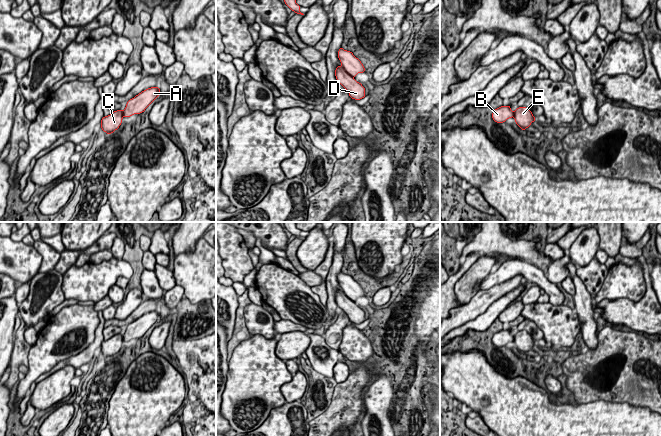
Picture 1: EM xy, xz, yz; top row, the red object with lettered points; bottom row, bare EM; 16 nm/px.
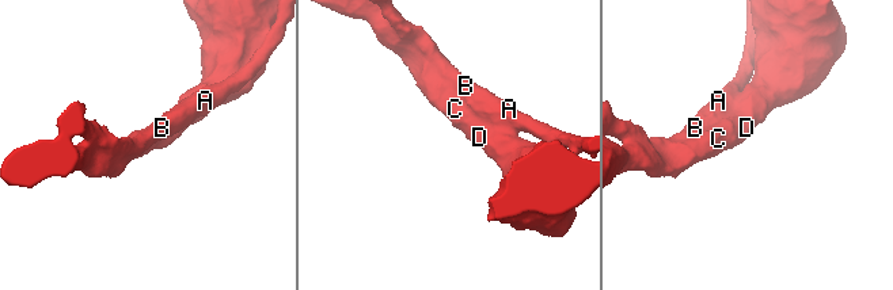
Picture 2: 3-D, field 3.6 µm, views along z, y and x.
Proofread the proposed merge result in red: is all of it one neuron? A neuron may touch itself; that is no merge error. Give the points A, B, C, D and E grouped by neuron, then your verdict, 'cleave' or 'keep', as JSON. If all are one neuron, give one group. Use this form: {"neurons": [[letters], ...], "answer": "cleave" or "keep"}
{"neurons": [["A", "B"], ["C", "D", "E"]], "answer": "cleave"}

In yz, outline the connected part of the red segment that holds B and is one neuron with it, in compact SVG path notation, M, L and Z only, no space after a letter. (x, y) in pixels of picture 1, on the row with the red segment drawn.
M502 105L501 107L496 108L492 113L492 119L497 123L503 123L513 116L514 112L511 110L511 107L509 105Z

